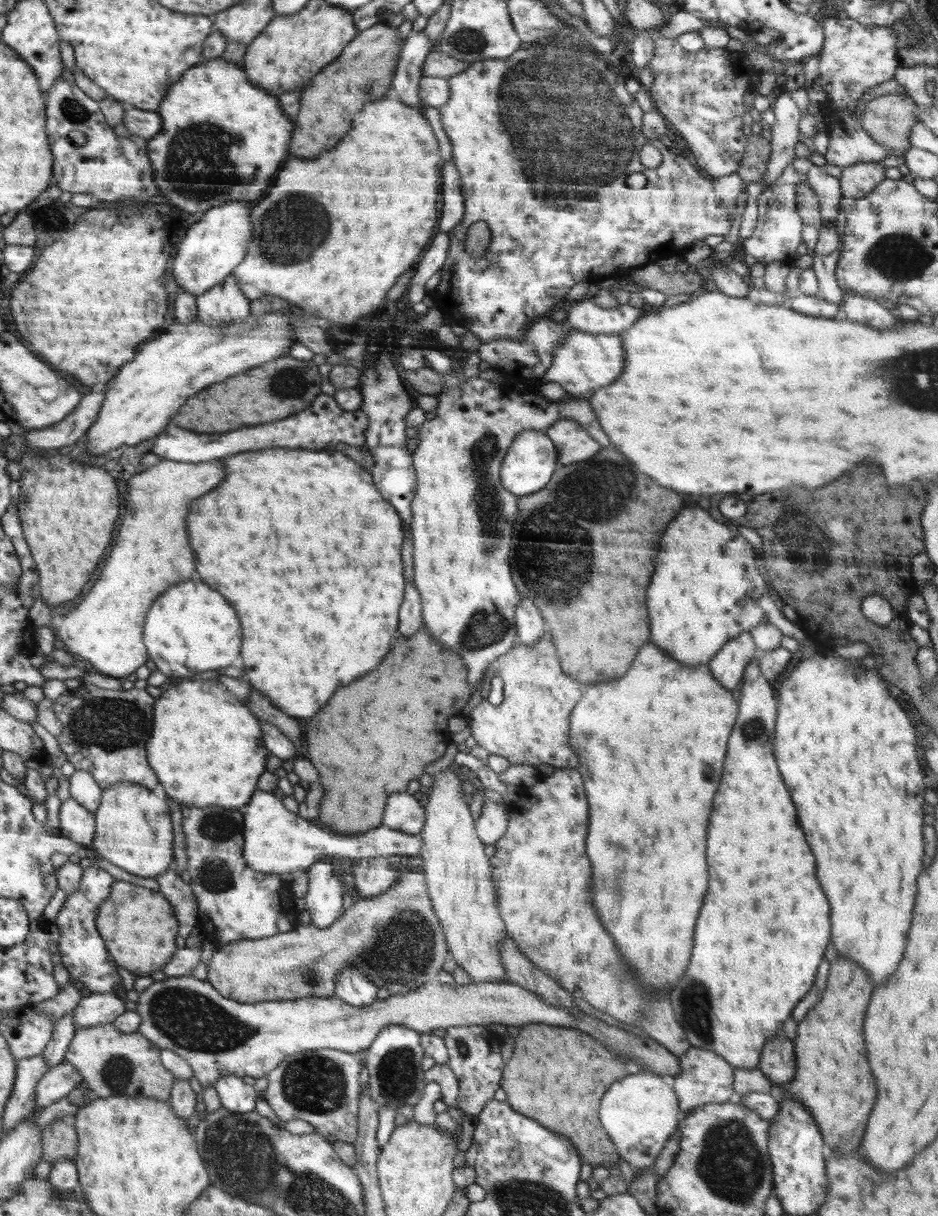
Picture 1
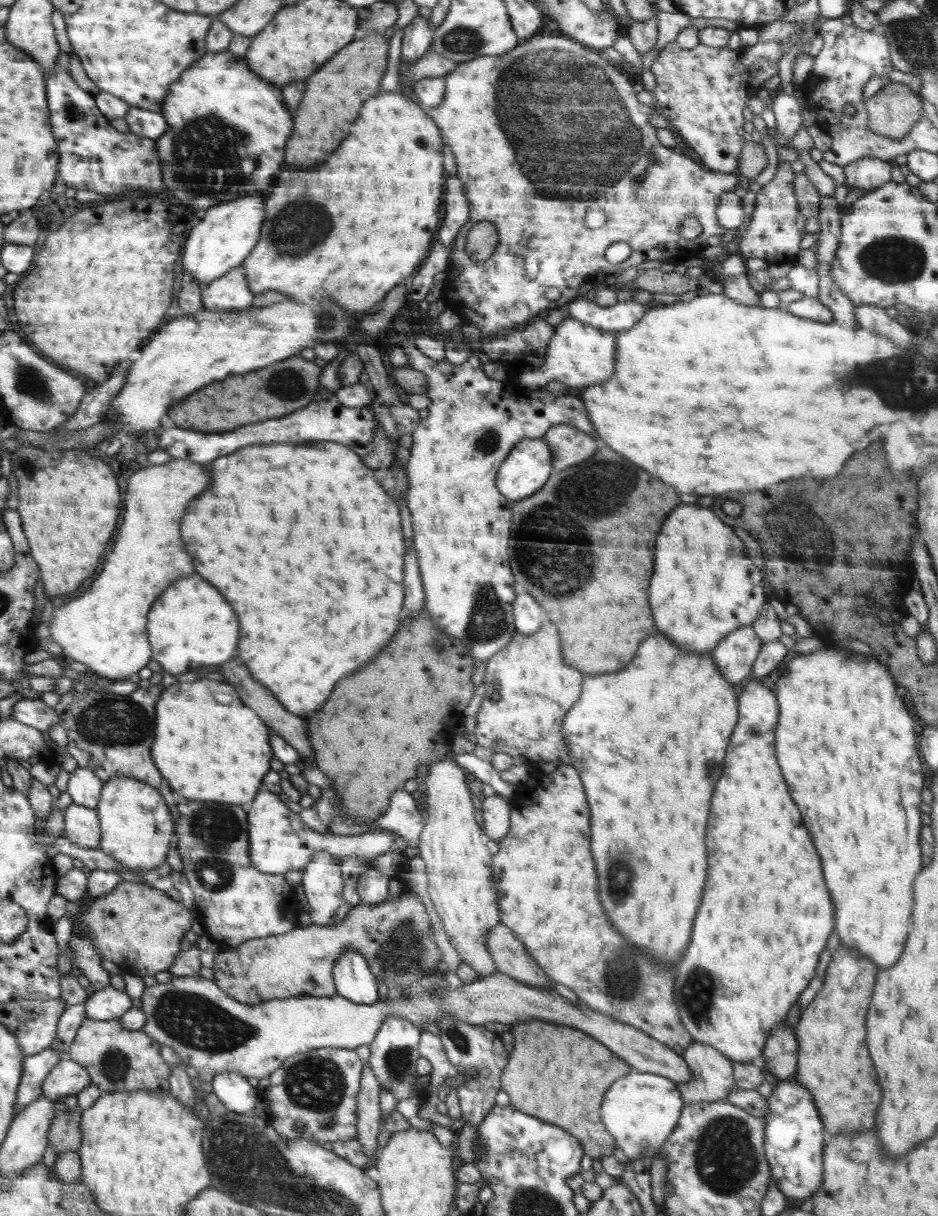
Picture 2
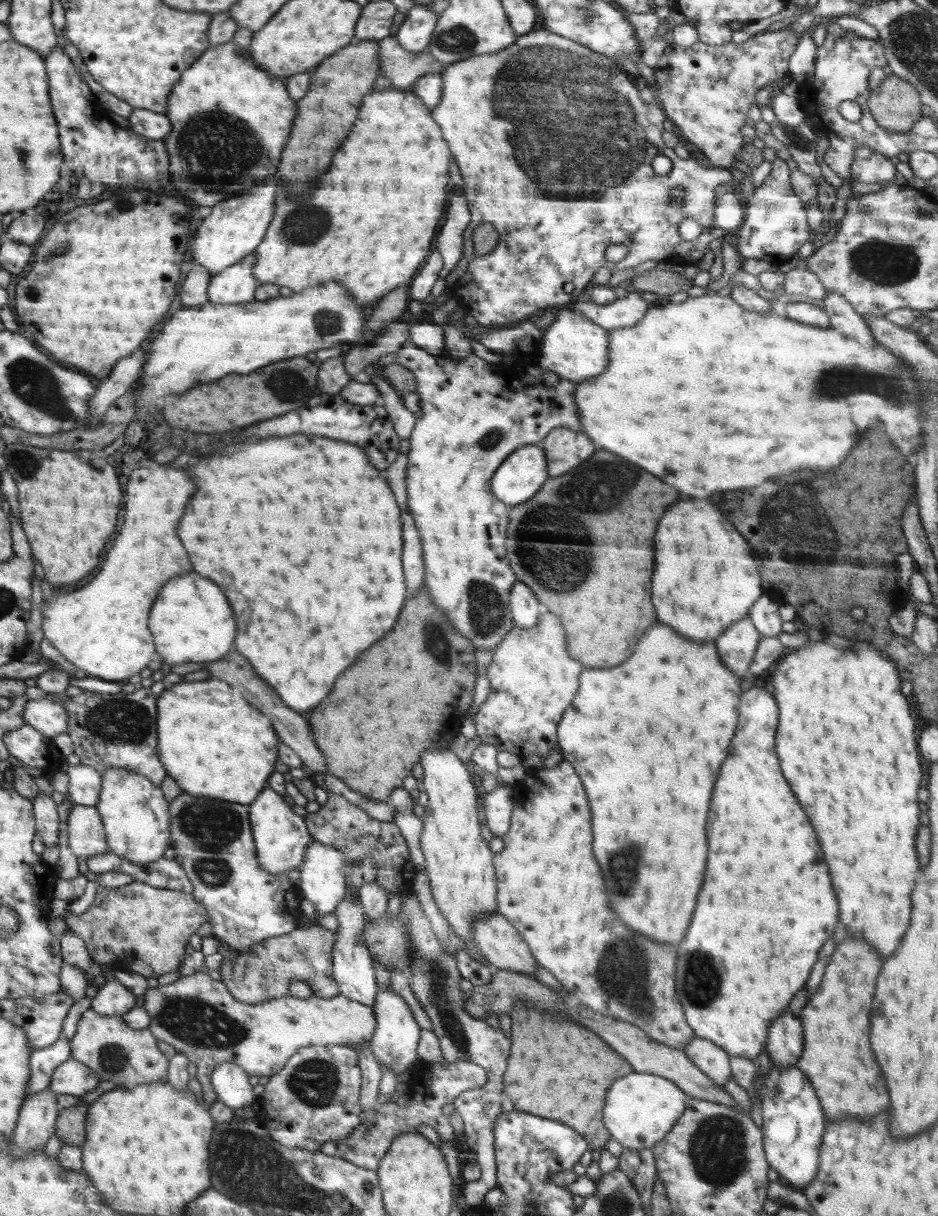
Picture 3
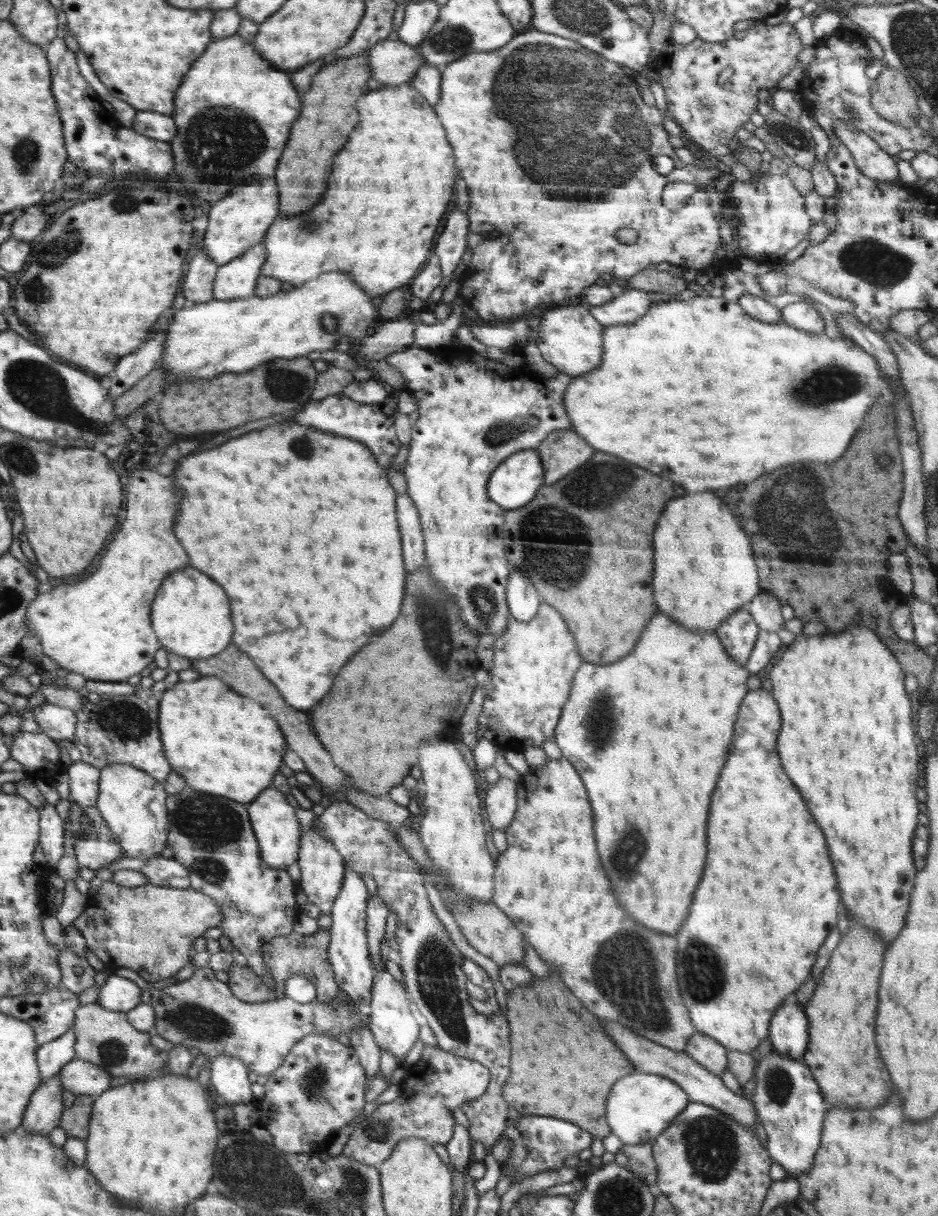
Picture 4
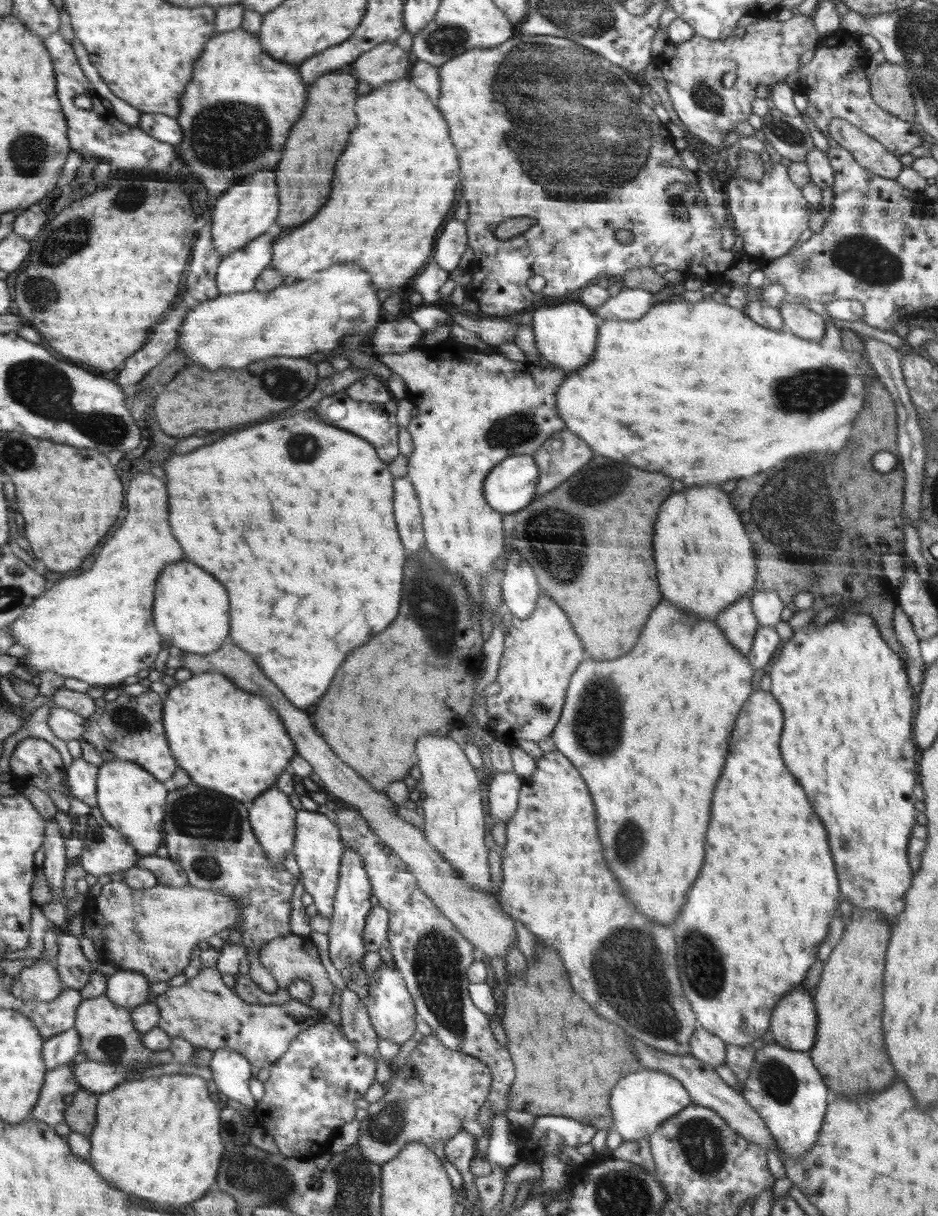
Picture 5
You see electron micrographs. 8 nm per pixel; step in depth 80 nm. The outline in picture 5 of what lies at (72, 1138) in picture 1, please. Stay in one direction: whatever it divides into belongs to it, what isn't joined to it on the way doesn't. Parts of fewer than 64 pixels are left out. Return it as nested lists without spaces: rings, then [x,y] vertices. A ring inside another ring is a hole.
[[[78,1090],[74,1093],[72,1104],[65,1108],[63,1121],[71,1132],[89,1136],[96,1124],[96,1111],[99,1093]]]

